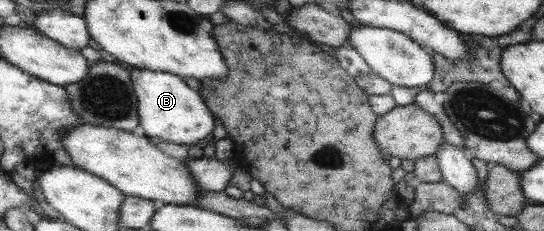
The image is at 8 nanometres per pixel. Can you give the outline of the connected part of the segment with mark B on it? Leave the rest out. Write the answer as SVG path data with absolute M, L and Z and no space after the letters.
M131 70L129 82L137 101L138 124L143 135L167 149L182 150L203 140L213 128L213 116L204 98L174 74L153 70Z

